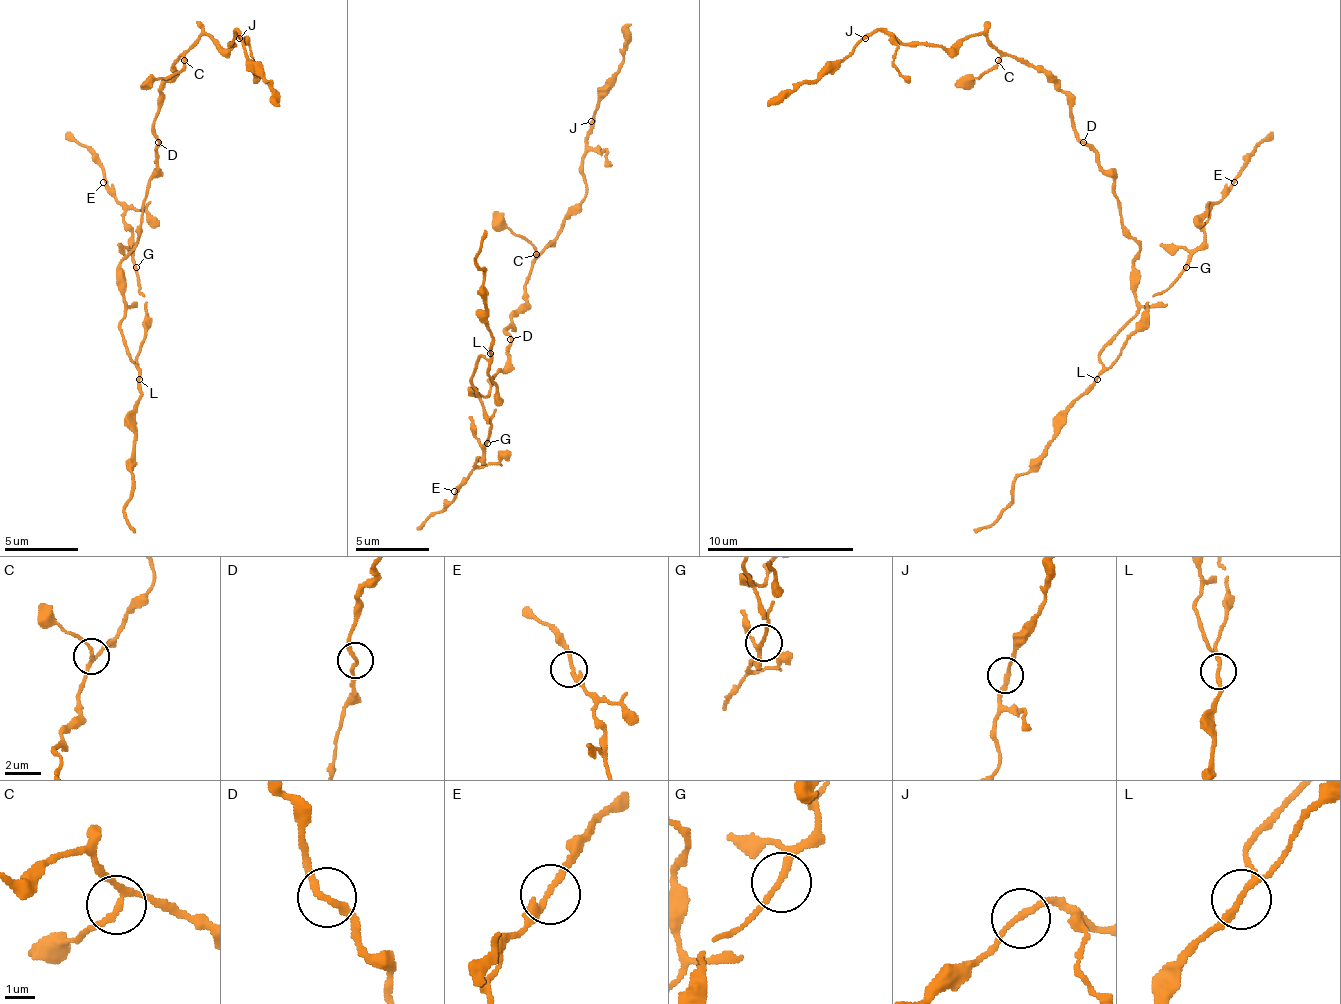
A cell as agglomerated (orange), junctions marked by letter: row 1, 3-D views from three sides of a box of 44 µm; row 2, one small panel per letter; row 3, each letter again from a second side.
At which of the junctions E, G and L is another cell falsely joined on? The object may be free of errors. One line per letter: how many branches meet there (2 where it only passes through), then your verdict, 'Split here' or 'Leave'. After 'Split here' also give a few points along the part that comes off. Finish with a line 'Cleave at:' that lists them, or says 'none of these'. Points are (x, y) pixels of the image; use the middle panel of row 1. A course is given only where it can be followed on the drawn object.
E: Branches: 2. Leave
G: Branches: 3. Leave
L: Branches: 3. Leave
Cleave at: none of these

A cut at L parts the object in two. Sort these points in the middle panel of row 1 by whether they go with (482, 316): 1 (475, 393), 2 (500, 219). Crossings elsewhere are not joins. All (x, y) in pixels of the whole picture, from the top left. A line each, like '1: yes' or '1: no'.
1: no
2: no

